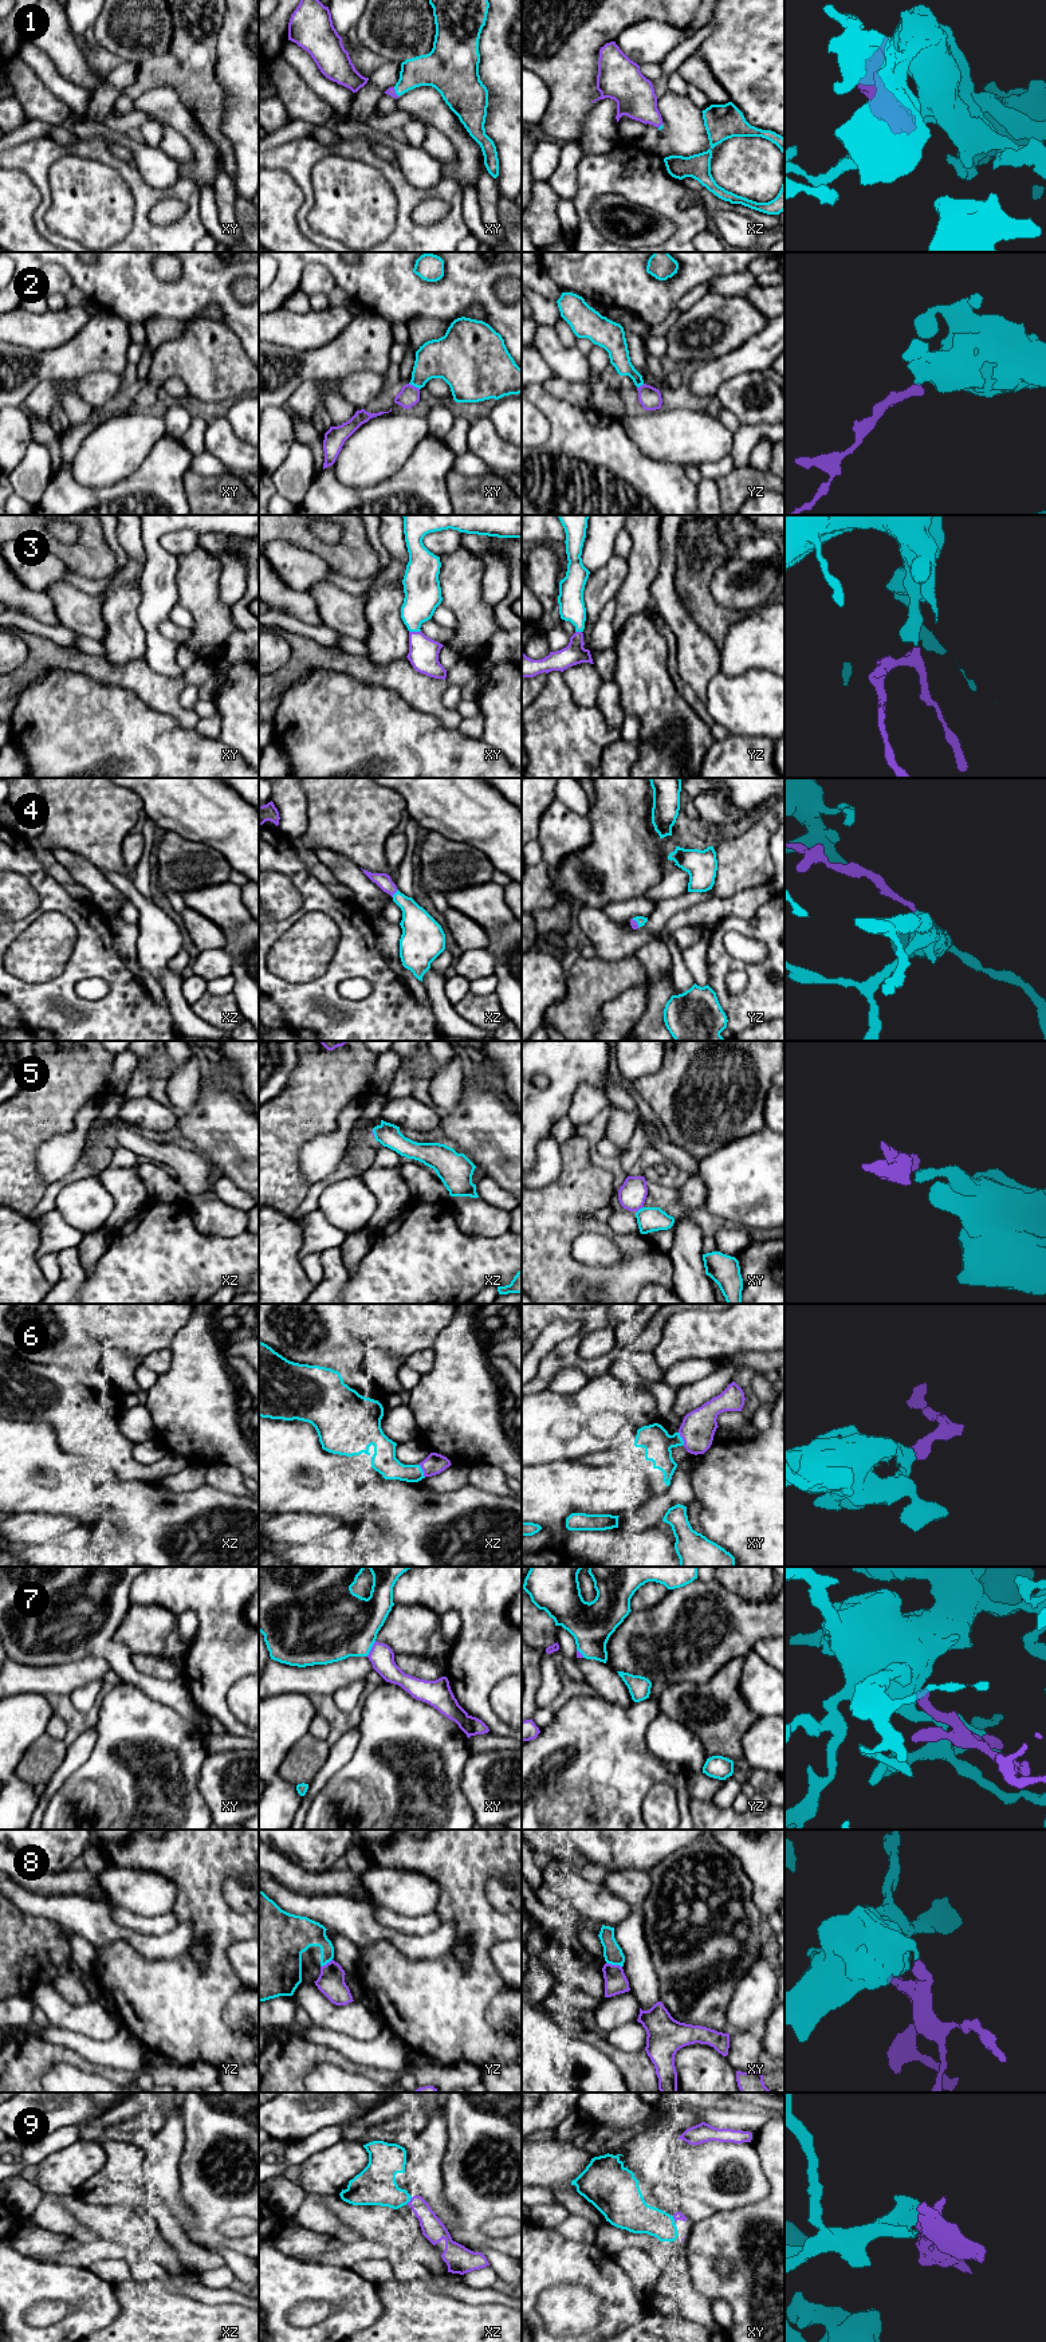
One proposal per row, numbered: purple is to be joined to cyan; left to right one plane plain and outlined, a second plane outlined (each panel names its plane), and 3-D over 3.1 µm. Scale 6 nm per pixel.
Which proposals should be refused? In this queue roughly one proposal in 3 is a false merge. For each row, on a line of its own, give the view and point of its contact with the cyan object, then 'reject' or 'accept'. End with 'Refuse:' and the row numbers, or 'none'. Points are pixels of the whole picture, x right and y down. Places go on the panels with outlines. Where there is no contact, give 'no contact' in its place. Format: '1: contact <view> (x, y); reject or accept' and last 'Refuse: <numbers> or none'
1: contact xy (396, 91); accept
2: contact xy (415, 385); accept
3: contact xy (415, 631); accept
4: contact xz (394, 894); accept
5: contact xy (638, 1210); reject
6: contact xy (681, 1438); accept
7: contact xy (370, 1649); accept
8: contact xy (614, 1964); reject
9: contact xz (409, 2200); accept
Refuse: 5, 8

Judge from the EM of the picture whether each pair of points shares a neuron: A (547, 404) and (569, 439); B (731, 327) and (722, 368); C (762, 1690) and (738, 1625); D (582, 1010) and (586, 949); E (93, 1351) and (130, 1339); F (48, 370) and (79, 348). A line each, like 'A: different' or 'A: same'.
A: same
B: different
C: different
D: different
E: different
F: same

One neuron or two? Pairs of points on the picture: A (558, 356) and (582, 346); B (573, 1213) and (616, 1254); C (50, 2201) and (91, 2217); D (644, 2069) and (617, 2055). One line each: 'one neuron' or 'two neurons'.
A: two neurons
B: two neurons
C: two neurons
D: one neuron

